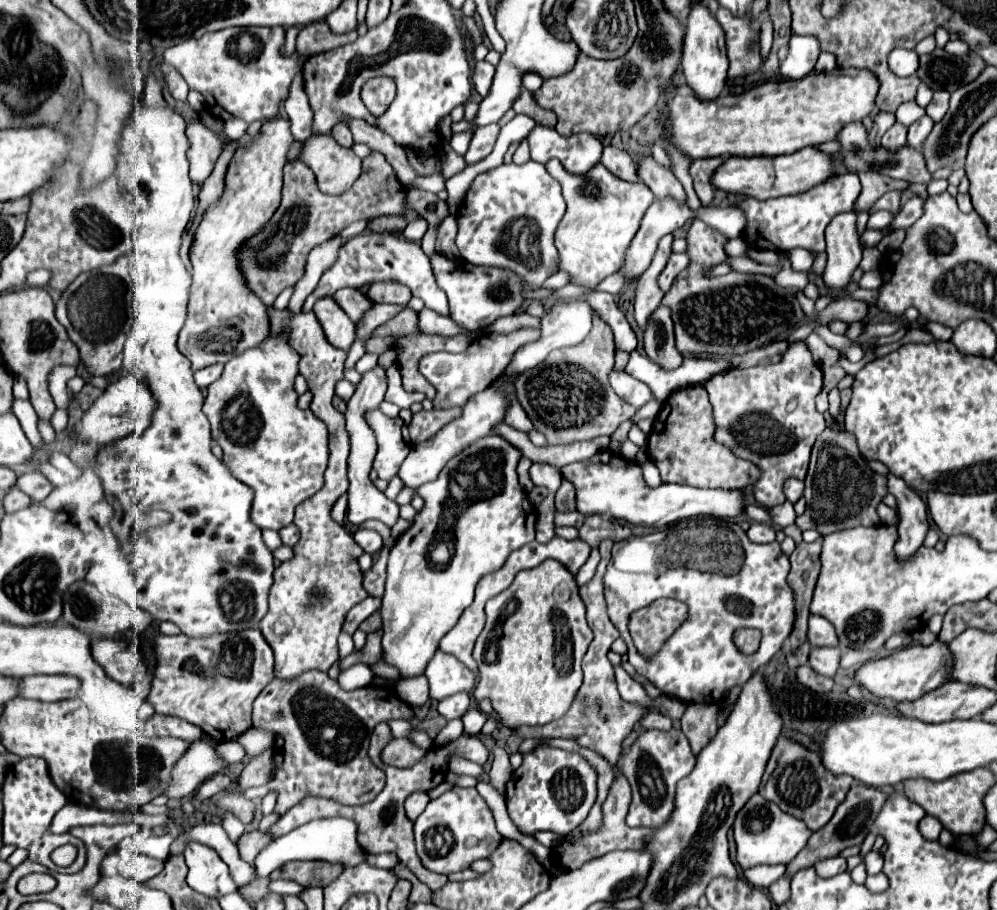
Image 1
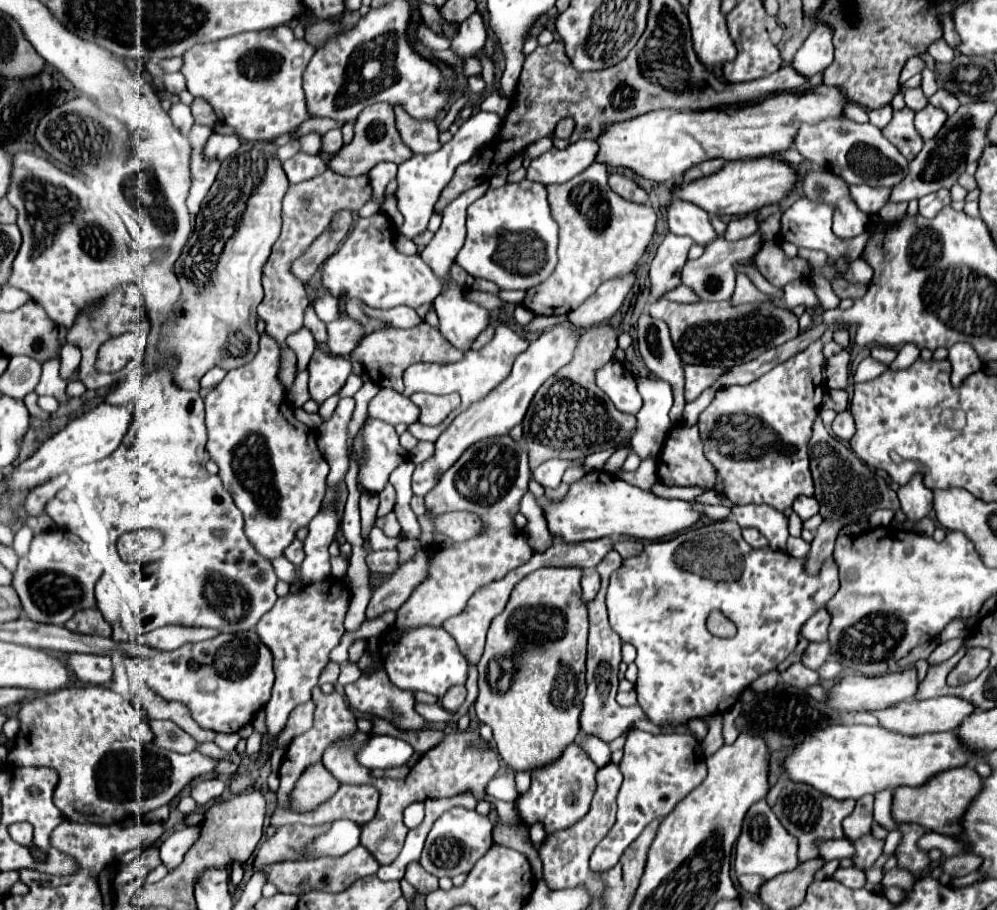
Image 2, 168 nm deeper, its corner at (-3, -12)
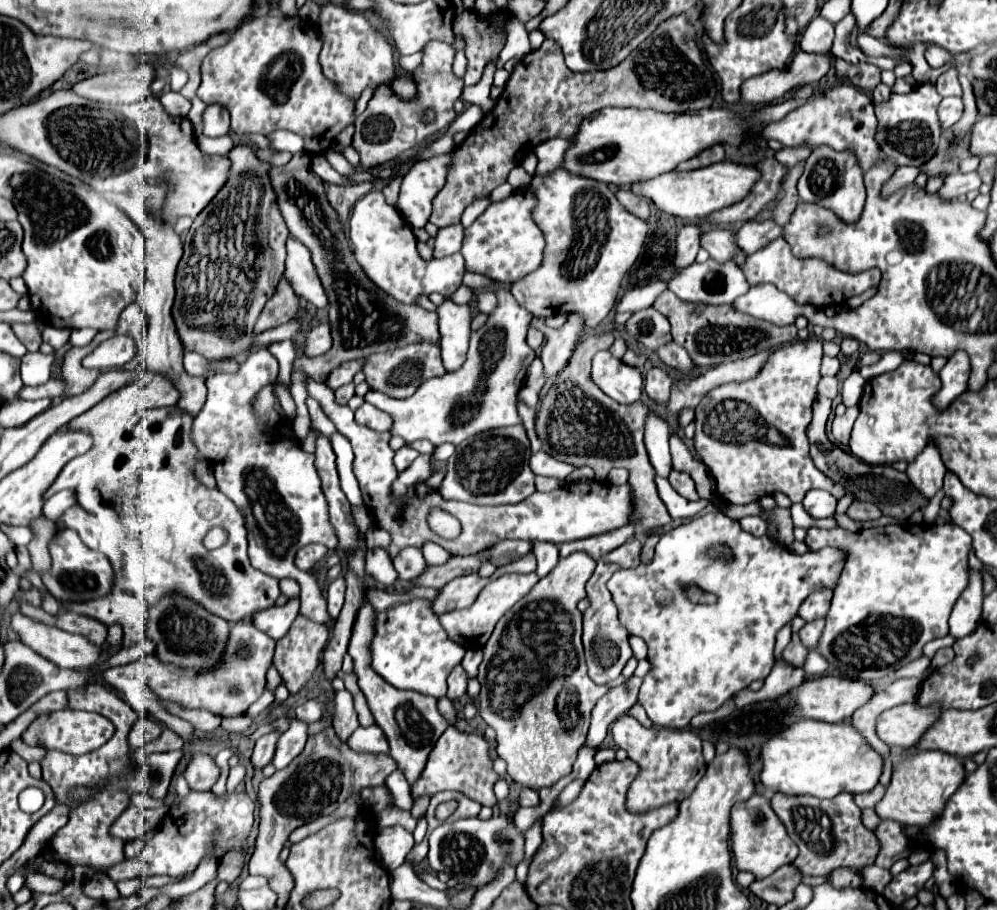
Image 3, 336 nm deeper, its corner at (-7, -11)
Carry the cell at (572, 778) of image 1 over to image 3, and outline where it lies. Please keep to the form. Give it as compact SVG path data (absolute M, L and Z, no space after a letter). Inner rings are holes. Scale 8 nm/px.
M633 675L625 683L609 689L607 695L603 695L603 699L599 699L599 703L595 705L593 715L591 715L591 727L589 727L589 735L587 735L587 745L599 747L599 743L605 739L605 735L609 731L609 725L619 715L627 713L631 705L637 703L639 687L641 687L641 679Z

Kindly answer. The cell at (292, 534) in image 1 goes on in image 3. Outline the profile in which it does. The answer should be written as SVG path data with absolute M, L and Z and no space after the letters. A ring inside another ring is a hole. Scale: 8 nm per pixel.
M307 545L303 549L297 551L297 557L295 557L295 565L301 569L301 571L311 571L325 555L327 555L327 547L323 545Z

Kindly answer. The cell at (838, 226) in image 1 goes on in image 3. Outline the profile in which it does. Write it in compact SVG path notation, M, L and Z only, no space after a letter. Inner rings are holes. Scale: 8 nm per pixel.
M815 147L805 163L805 171L797 183L797 189L805 203L817 203L821 207L827 207L835 211L835 215L845 223L857 221L865 205L863 171L851 151L831 151L831 147Z

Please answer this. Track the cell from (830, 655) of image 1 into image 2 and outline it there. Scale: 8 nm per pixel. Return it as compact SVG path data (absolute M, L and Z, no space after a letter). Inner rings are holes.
M829 642L809 644L809 648L807 648L805 654L803 654L803 664L805 664L807 668L811 668L811 670L817 672L817 670L827 662L829 654L831 654L831 646L829 646Z

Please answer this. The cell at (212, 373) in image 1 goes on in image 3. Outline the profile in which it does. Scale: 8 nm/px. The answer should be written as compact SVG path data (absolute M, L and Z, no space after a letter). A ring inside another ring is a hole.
M185 351L183 355L183 367L189 375L195 375L195 377L201 377L205 373L205 357L195 353L195 351Z

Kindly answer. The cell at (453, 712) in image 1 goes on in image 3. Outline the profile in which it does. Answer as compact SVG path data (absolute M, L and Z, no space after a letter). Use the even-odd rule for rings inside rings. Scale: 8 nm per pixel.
M457 665L457 667L451 671L447 683L449 683L447 697L449 697L451 701L457 699L457 697L461 697L461 695L465 695L465 693L467 693L467 673L465 673L465 669L463 669L461 665Z

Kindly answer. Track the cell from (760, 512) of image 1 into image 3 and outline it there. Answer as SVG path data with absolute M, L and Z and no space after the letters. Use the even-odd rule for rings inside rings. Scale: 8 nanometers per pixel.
M657 477L657 491L659 491L659 497L663 499L669 515L677 521L677 519L689 519L689 517L695 517L703 507L707 507L707 501L701 499L699 503L697 501L685 501L683 497L679 497L679 493L669 485L667 479L663 477Z

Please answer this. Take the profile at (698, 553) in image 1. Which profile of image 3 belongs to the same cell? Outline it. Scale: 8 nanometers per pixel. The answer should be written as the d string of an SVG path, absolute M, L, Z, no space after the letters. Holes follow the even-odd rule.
M711 509L663 533L655 547L653 563L621 569L609 581L609 591L617 603L621 623L627 627L629 635L639 635L649 645L649 663L653 669L645 675L639 691L639 703L645 707L649 719L661 727L683 729L697 713L715 711L751 681L765 679L775 663L773 647L777 631L797 615L807 595L823 587L835 587L843 565L843 553L835 547L793 555L767 535L755 537L743 531L739 521L725 517L719 509ZM689 583L717 595L717 603L691 603L685 597L685 587Z

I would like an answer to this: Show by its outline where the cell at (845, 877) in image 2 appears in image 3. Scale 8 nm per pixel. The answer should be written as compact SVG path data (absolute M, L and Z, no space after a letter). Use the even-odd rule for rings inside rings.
M871 865L865 869L865 889L871 889L875 893L883 893L885 887L891 883L891 873L889 869L881 869L877 865Z

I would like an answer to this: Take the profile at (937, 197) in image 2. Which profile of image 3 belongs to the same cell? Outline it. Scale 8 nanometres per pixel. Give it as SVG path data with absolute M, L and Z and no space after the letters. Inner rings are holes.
M977 171L973 173L955 173L955 175L949 175L943 183L943 187L939 189L939 195L943 199L953 199L953 197L959 197L959 195L965 195L973 189L979 189L981 187L981 177Z

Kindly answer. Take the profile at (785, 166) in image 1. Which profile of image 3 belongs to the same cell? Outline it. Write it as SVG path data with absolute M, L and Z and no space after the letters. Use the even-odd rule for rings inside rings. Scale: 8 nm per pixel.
M715 163L711 167L701 167L695 171L671 171L663 173L655 179L647 179L643 183L633 183L631 191L635 195L645 197L647 201L653 201L655 207L663 213L669 213L673 217L681 219L701 219L707 217L713 211L719 211L723 207L729 207L743 199L753 183L759 179L759 173L751 165L735 165L735 163Z

